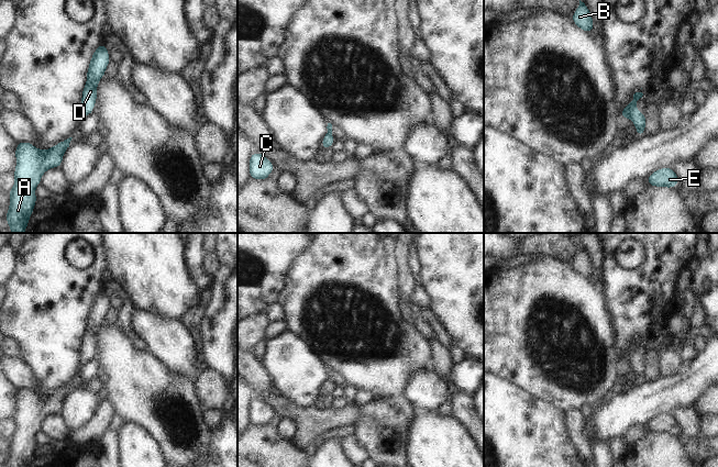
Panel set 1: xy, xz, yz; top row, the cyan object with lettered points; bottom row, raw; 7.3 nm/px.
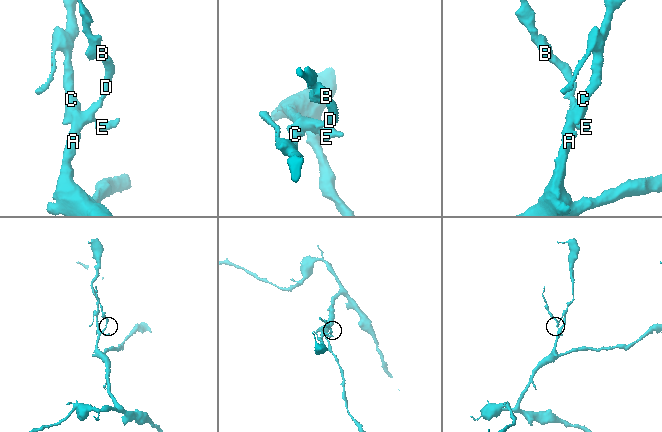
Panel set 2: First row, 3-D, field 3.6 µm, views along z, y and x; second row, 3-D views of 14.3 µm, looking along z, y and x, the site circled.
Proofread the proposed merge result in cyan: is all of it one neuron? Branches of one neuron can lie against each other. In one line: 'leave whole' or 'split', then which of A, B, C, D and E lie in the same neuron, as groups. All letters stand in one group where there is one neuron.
leave whole | A B C D E

